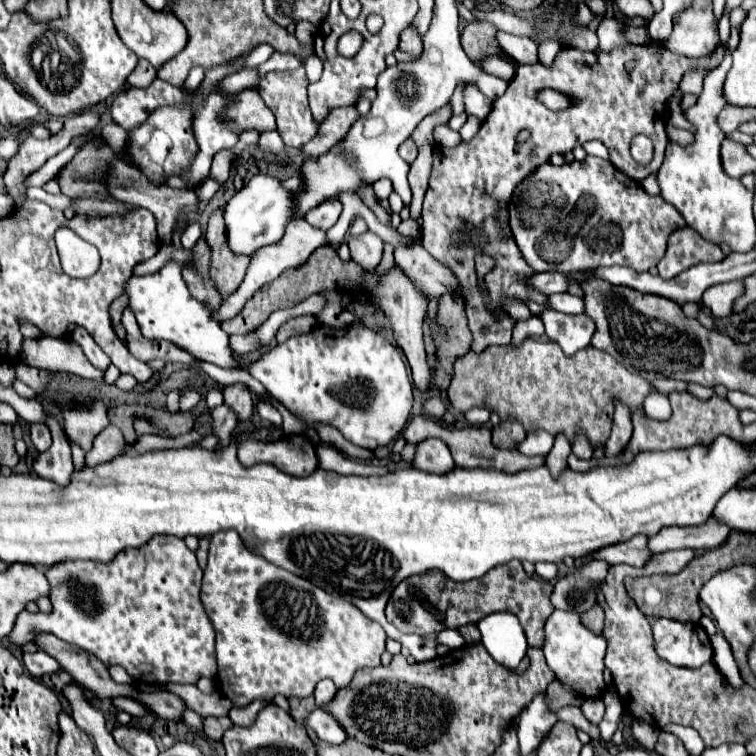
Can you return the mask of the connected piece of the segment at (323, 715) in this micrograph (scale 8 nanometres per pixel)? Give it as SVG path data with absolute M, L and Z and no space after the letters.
M315 709L307 721L305 721L315 733L319 739L327 741L327 743L343 743L347 739L347 733L345 729L339 725L339 721L325 709Z

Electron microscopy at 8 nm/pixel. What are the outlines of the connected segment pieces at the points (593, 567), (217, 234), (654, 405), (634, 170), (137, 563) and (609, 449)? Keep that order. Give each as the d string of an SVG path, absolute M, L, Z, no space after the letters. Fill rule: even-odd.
M593 559L579 567L577 571L557 579L551 603L563 611L585 613L597 603L597 587L607 577L609 563Z
M215 211L209 219L209 227L205 233L207 245L211 249L211 281L215 283L219 295L227 299L231 293L237 291L239 283L243 281L245 269L247 269L247 255L231 255L227 251L227 239L223 239L223 213Z
M649 393L643 401L643 407L647 409L647 413L653 417L653 419L669 419L671 417L671 405L669 405L669 399L661 393Z
M661 43L621 45L621 47L613 49L611 53L605 53L605 51L583 53L583 51L565 47L565 49L561 49L557 53L555 61L549 67L543 65L543 63L521 65L517 69L515 77L511 79L507 91L499 99L495 99L491 113L487 115L487 119L483 121L481 129L479 129L479 133L471 141L461 141L457 147L451 147L451 149L449 147L441 147L441 145L433 147L433 171L431 171L431 177L429 177L429 189L425 193L423 215L421 215L421 227L423 227L421 245L435 259L439 259L441 263L449 265L453 269L453 273L459 277L459 281L461 281L461 285L465 289L463 297L465 297L465 303L467 303L467 319L469 319L469 329L471 329L473 339L475 339L471 349L475 353L483 351L489 345L507 345L511 341L511 329L513 329L513 323L511 323L511 319L507 315L499 315L501 321L495 323L493 317L491 317L491 313L497 313L497 311L485 311L481 281L477 277L475 261L473 261L477 253L487 253L487 255L493 255L497 259L497 267L483 277L483 285L489 291L489 307L497 305L497 301L499 301L501 295L517 297L521 301L533 299L539 305L547 305L547 299L549 299L547 295L539 293L535 287L529 285L529 279L535 275L535 271L525 263L525 259L523 259L523 255L521 255L521 251L519 251L519 247L517 247L517 243L513 239L511 227L509 227L509 213L507 211L509 211L513 189L525 177L529 177L531 171L535 171L537 167L541 167L543 163L547 163L553 153L565 155L565 153L573 151L575 147L579 147L579 145L583 145L585 141L591 141L591 139L601 141L609 149L611 163L619 171L623 171L625 175L629 175L631 179L643 181L647 175L657 173L659 167L661 167L661 163L663 163L665 147L669 143L667 133L665 133L665 117L661 117L663 111L665 111L667 99L679 89L679 81L681 81L681 77L687 71L699 69L699 71L707 71L709 73L709 71L713 71L723 61L723 53L725 53L723 45L719 45L719 49L713 55L703 57L703 59L681 57L681 55L671 53L669 49L665 49ZM627 61L635 61L635 69L633 71L625 69ZM541 89L557 89L557 91L571 93L577 99L577 103L573 107L569 107L567 111L553 113L553 111L549 111L545 105L541 105L537 101L537 93ZM523 129L531 131L531 137L525 143L519 143L517 135ZM639 133L647 135L653 141L653 145L655 145L653 161L649 165L639 165L639 163L632 160L630 155L631 139L635 135L639 135ZM455 235L465 235L463 247L461 245L459 247L451 245Z
M155 537L141 551L123 551L109 565L59 563L59 567L47 569L53 613L23 611L7 639L11 645L23 647L41 633L53 633L93 653L107 667L125 667L135 681L145 683L165 685L197 683L201 677L213 679L217 673L215 631L199 599L201 577L203 571L195 553L171 537ZM77 587L79 601L75 599ZM85 587L95 601L85 593ZM95 603L99 603L99 609L93 615L85 613L93 611Z
M613 399L615 405L615 413L613 413L613 429L611 429L611 437L605 443L605 455L617 455L619 451L623 451L623 447L627 445L627 439L631 439L631 409L621 403L619 399Z

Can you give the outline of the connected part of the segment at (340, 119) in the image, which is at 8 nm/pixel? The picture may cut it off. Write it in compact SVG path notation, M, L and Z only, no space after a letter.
M341 107L339 111L331 111L331 115L319 127L315 139L311 139L307 147L303 147L303 153L307 157L319 157L327 153L335 143L343 139L343 135L347 135L347 131L357 119L359 119L359 111L355 107Z

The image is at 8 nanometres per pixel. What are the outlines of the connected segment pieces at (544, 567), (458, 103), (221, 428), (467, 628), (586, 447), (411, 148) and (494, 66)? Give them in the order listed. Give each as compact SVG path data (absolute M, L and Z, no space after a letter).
M537 563L537 565L535 565L535 573L537 573L541 579L555 579L555 577L557 577L557 567L551 565L551 563Z
M459 83L459 85L455 87L453 97L451 97L451 107L453 107L453 113L455 113L455 115L465 111L465 103L463 103L463 91L465 91L465 85L467 85L467 83Z
M223 403L223 405L215 407L215 409L211 409L211 419L213 419L213 431L221 439L221 447L229 445L231 431L237 425L237 415L233 413L233 409Z
M467 624L459 628L460 633L463 635L467 645L475 643L475 640L481 640L481 634L476 624Z
M575 437L573 439L573 453L581 459L589 459L593 455L593 445L587 437Z
M407 139L407 141L404 141L403 145L399 147L399 153L401 153L403 160L409 164L412 164L415 157L418 155L418 149L415 145L415 141L413 141L413 139Z
M487 59L487 63L483 63L481 69L487 71L487 73L491 73L491 75L495 75L495 77L507 79L507 81L509 81L509 79L513 77L513 73L515 73L513 65L505 63L505 61L501 61L501 59Z

